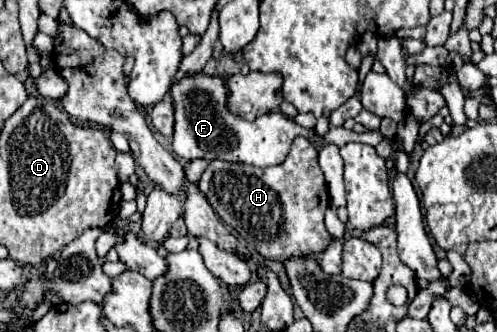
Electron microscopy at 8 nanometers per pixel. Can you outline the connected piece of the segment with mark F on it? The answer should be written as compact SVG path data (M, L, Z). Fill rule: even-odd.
M210 75L186 77L170 89L170 95L174 99L174 109L176 109L172 149L178 157L186 161L192 161L196 157L206 157L208 161L222 159L232 163L248 163L254 167L270 167L286 159L290 149L290 139L294 139L296 135L308 137L318 151L326 143L332 143L341 148L344 143L349 142L378 145L382 141L380 131L358 135L344 127L332 127L326 135L318 135L314 129L304 129L282 113L266 113L266 115L260 115L256 121L246 121L228 111L226 107L228 89L226 89L224 77L210 77Z

